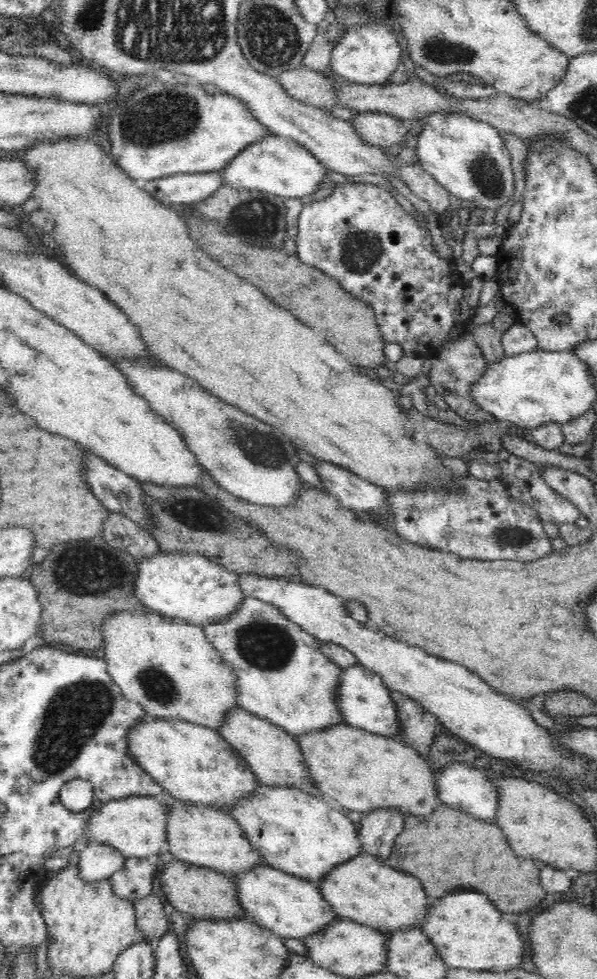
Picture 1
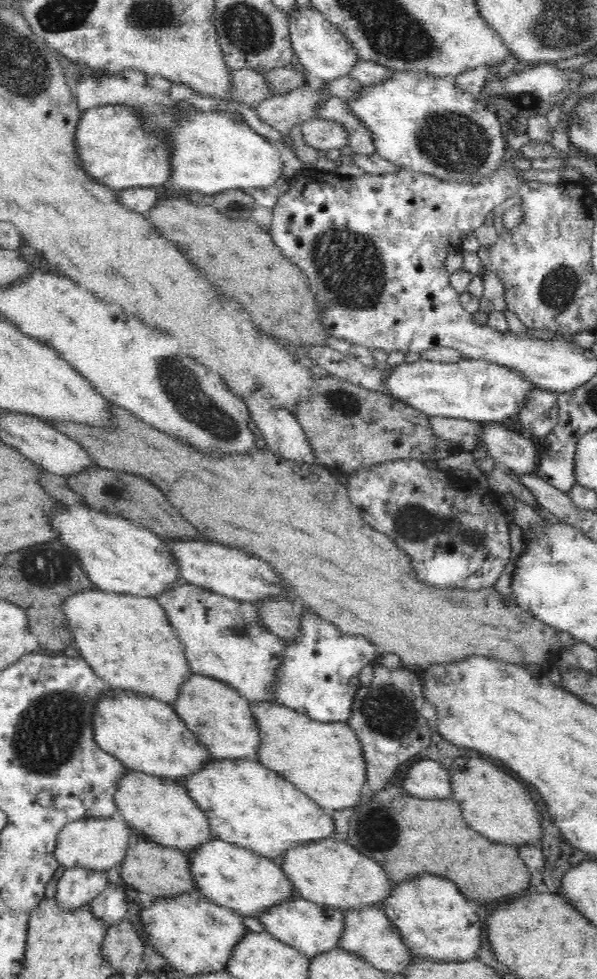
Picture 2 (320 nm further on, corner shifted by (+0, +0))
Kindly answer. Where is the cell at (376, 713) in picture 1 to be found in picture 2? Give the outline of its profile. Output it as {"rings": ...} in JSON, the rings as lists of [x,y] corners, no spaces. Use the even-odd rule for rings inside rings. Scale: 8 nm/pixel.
{"rings":[[[315,613],[300,615],[302,631],[296,642],[288,642],[284,666],[278,670],[276,704],[294,708],[320,722],[344,722],[352,718],[352,704],[362,687],[360,672],[377,658],[380,650],[362,635],[342,632]]]}

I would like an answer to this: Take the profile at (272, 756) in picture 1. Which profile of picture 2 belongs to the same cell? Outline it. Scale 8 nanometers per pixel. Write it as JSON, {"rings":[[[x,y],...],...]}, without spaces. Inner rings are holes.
{"rings":[[[194,674],[182,688],[180,696],[171,706],[188,729],[198,735],[200,744],[208,747],[214,759],[246,759],[256,761],[262,746],[258,721],[252,714],[251,703],[237,694],[234,688],[212,678]]]}

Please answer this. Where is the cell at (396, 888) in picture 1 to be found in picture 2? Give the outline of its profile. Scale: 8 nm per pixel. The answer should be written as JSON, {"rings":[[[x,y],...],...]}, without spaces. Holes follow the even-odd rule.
{"rings":[[[334,837],[312,842],[308,846],[296,846],[278,862],[294,883],[299,898],[345,912],[374,906],[379,908],[384,900],[392,896],[396,883],[378,861]]]}

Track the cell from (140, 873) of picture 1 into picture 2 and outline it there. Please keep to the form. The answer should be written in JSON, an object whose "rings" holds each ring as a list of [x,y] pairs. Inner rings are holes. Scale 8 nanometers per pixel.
{"rings":[[[109,884],[90,902],[94,915],[104,919],[108,926],[112,926],[128,916],[130,904],[128,904],[128,896],[126,896],[127,888],[129,887],[126,884]]]}

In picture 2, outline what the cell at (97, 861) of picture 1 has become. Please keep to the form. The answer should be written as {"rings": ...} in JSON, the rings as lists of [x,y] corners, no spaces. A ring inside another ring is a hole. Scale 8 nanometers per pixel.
{"rings":[[[90,867],[67,868],[57,881],[56,899],[66,909],[80,908],[83,904],[90,903],[108,885],[106,871]]]}

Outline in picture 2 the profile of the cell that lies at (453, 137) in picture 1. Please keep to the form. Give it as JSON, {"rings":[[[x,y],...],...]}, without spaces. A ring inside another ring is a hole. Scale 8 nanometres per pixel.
{"rings":[[[397,71],[390,80],[382,82],[382,84],[367,86],[366,92],[362,94],[362,98],[350,100],[348,103],[350,103],[353,112],[368,125],[370,131],[374,133],[374,145],[378,147],[378,155],[406,170],[412,170],[420,174],[434,175],[436,178],[447,180],[448,182],[480,184],[482,180],[490,178],[507,159],[507,147],[504,138],[502,138],[502,126],[494,114],[493,109],[489,108],[482,99],[476,99],[467,92],[460,92],[460,90],[457,89],[455,79],[448,77],[436,78],[435,76],[426,74],[424,71]]]}

